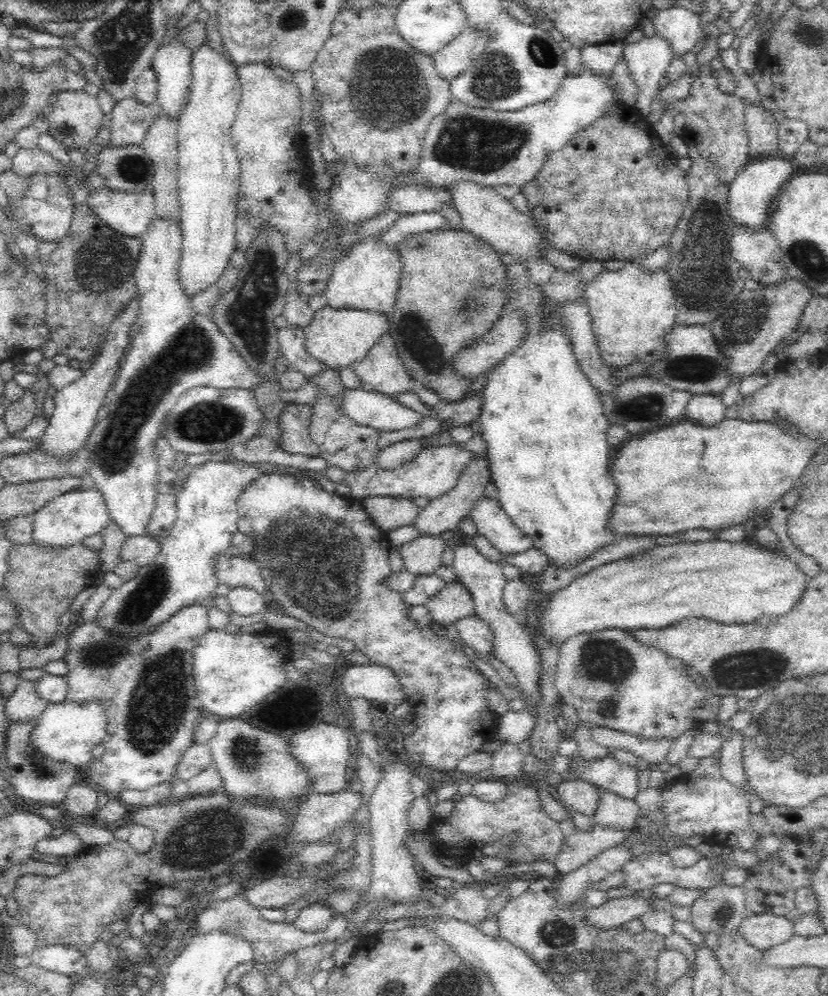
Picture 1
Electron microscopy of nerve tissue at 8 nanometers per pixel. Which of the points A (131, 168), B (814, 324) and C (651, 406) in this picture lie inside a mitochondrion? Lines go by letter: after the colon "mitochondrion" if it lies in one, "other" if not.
A: mitochondrion
B: other
C: mitochondrion

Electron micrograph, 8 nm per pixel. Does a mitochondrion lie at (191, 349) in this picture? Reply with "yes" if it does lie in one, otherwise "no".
yes

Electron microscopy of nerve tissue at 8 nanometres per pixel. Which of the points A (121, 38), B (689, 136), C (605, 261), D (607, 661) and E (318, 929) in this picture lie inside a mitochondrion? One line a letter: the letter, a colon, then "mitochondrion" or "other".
A: mitochondrion
B: other
C: other
D: mitochondrion
E: other

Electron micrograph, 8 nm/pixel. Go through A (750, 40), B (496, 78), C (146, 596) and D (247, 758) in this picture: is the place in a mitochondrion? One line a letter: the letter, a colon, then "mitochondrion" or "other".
A: other
B: mitochondrion
C: mitochondrion
D: mitochondrion

